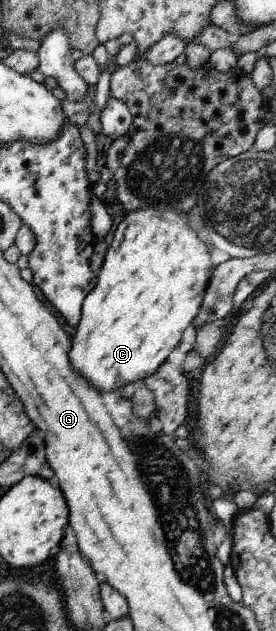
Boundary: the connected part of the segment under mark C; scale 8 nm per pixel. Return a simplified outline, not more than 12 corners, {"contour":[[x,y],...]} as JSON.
{"contour":[[188,213],[116,227],[72,336],[99,392],[156,372],[211,281]]}

